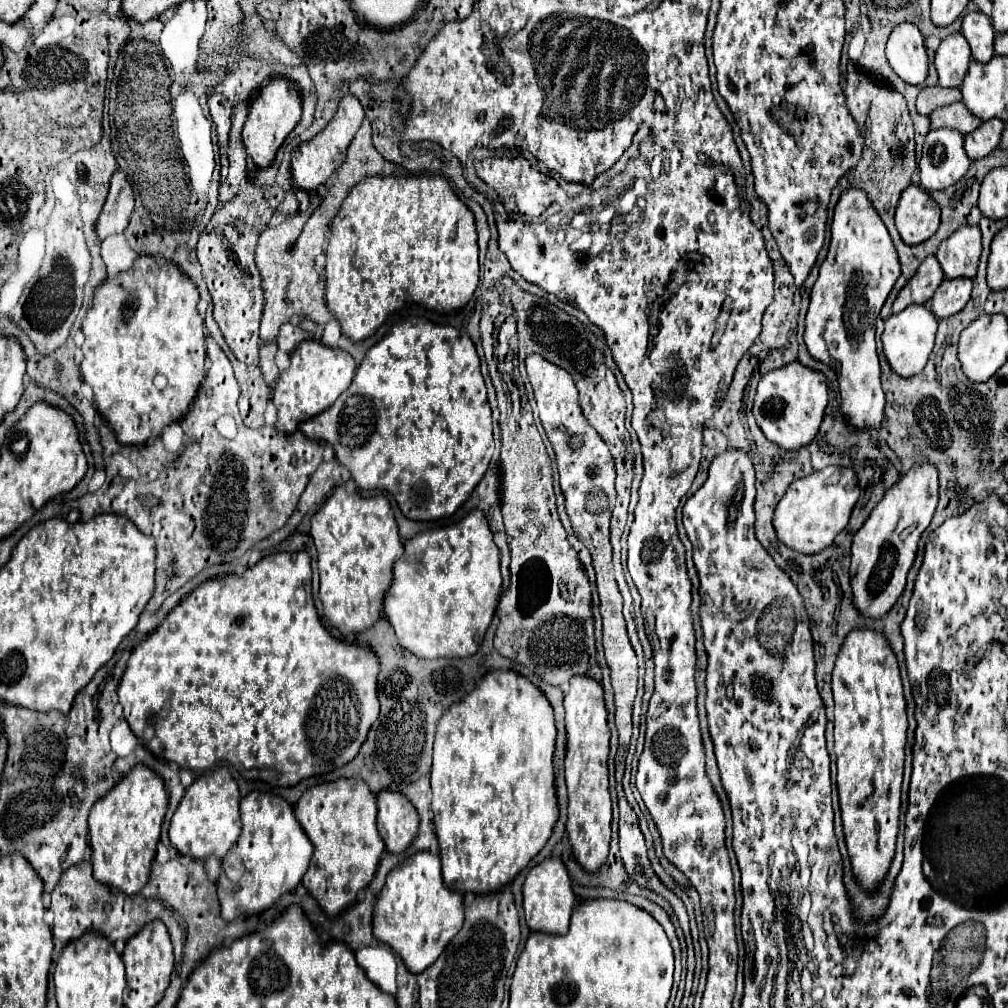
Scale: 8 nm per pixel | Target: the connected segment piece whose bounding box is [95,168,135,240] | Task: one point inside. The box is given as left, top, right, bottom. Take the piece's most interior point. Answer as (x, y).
(115, 215)

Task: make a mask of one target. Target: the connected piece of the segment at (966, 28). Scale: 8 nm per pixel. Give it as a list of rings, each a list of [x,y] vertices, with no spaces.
[[[971,12],[963,18],[961,34],[967,38],[973,60],[977,62],[989,62],[995,52],[993,52],[993,40],[995,40],[995,28],[991,24],[991,18],[981,14],[981,12]]]

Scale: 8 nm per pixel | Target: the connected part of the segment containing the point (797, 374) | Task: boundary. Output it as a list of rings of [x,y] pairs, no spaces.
[[[795,360],[787,366],[767,372],[759,380],[753,402],[753,414],[759,428],[771,442],[779,444],[785,450],[799,450],[803,446],[809,446],[811,440],[817,436],[827,402],[829,394],[825,374],[811,370],[803,366],[799,360]]]

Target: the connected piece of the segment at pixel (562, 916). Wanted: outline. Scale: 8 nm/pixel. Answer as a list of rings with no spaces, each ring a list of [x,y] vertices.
[[[545,858],[541,864],[533,866],[523,884],[523,908],[525,920],[531,930],[549,932],[549,934],[565,934],[569,930],[571,910],[575,904],[575,894],[571,890],[571,878],[561,858]]]

